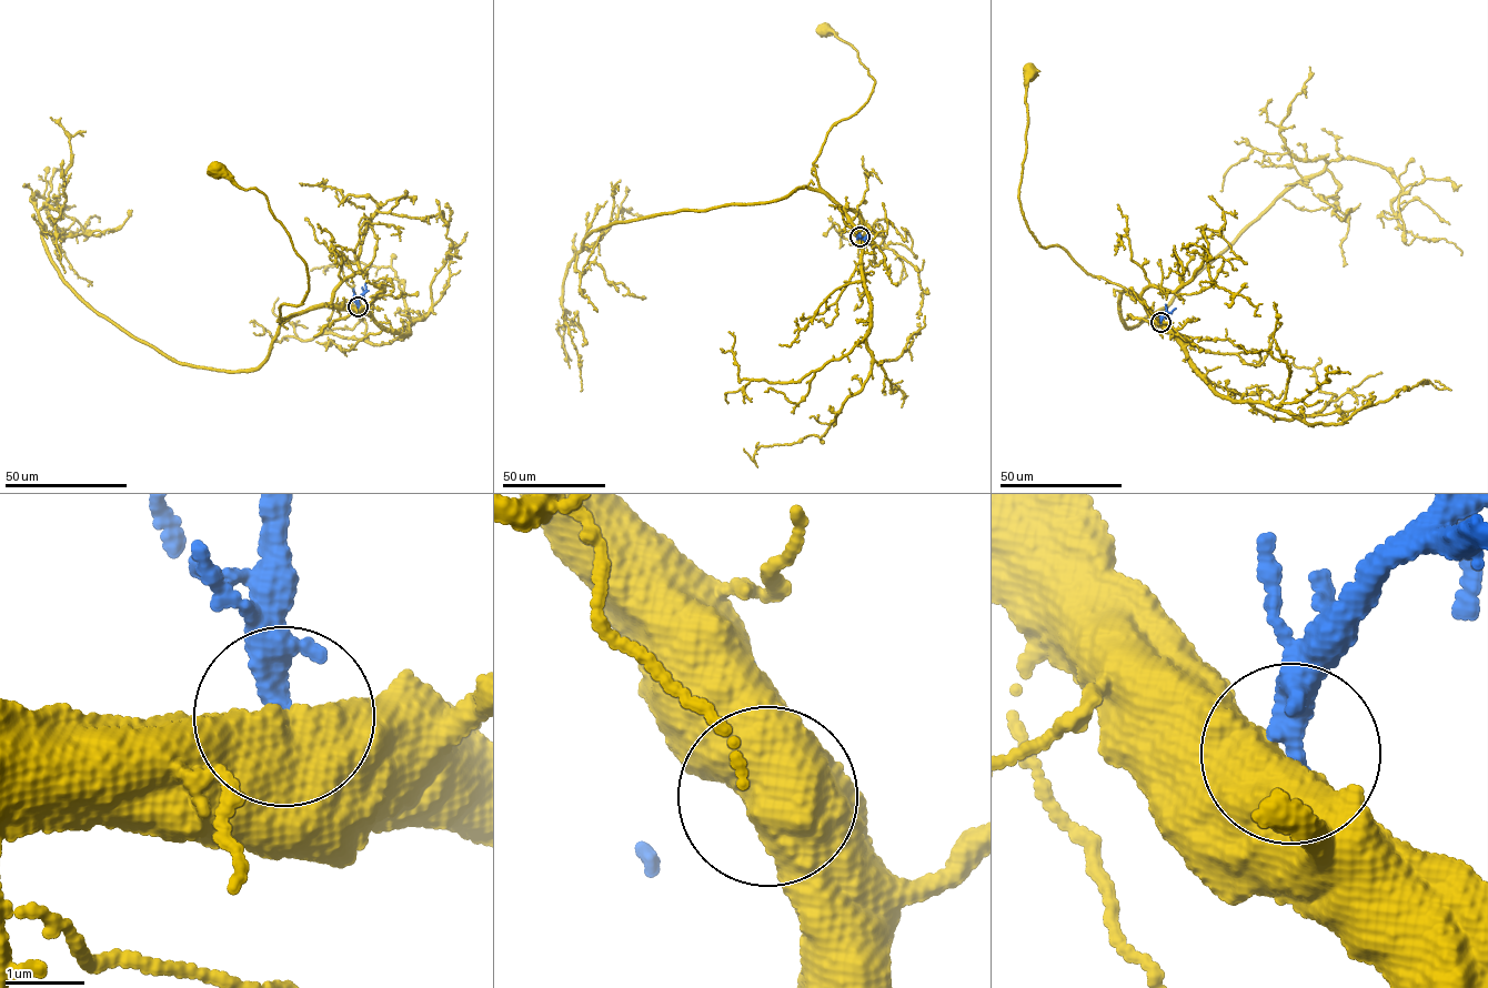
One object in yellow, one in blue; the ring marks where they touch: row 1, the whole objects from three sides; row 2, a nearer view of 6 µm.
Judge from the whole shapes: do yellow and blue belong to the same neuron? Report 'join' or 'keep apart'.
keep apart

